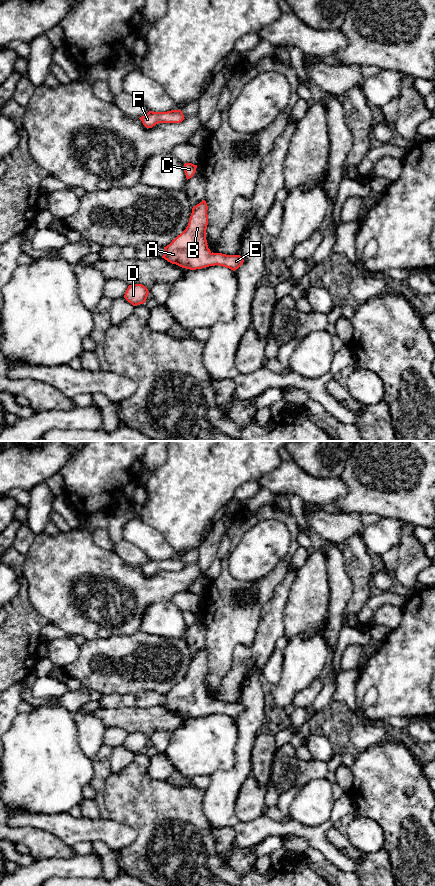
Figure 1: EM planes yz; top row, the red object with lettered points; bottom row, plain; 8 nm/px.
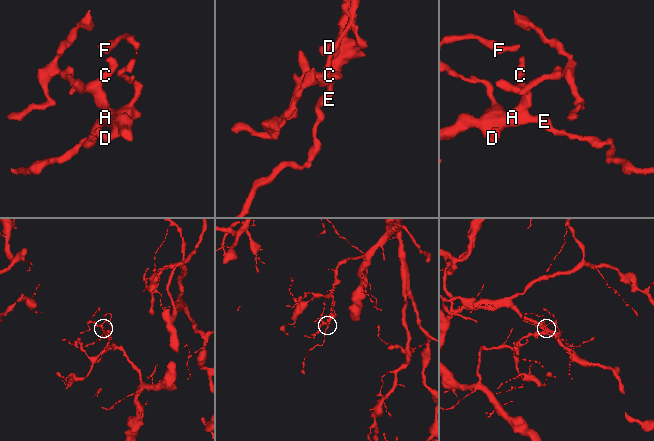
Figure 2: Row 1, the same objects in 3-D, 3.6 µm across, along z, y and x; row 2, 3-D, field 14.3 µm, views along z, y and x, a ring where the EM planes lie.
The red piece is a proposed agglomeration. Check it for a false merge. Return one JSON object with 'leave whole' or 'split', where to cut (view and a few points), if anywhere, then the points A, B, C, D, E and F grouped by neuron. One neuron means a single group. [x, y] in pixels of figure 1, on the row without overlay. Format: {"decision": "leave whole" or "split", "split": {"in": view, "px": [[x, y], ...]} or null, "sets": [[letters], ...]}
{"decision": "leave whole", "split": null, "sets": [["A", "B", "C", "D", "E", "F"]]}

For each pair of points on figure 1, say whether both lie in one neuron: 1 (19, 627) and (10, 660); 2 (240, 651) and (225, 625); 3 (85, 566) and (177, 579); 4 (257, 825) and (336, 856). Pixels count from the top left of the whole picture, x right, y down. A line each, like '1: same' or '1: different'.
1: same
2: different
3: same
4: same

